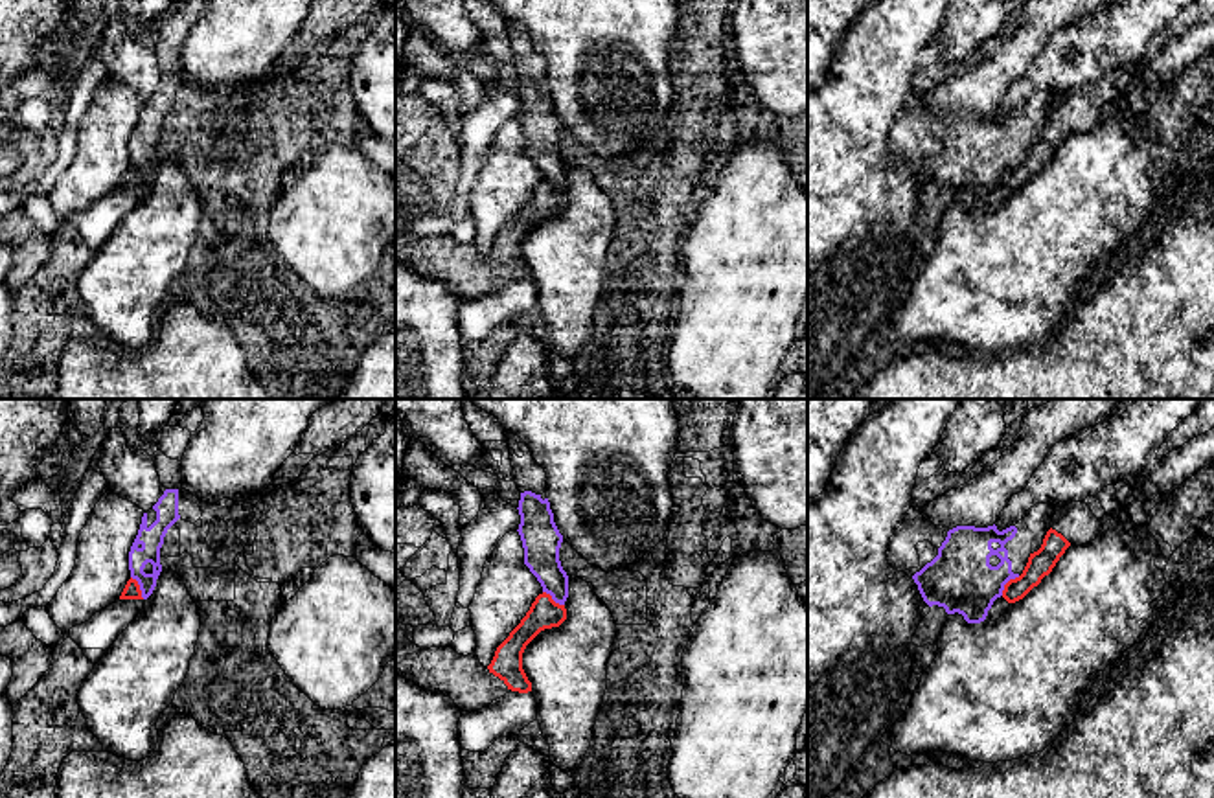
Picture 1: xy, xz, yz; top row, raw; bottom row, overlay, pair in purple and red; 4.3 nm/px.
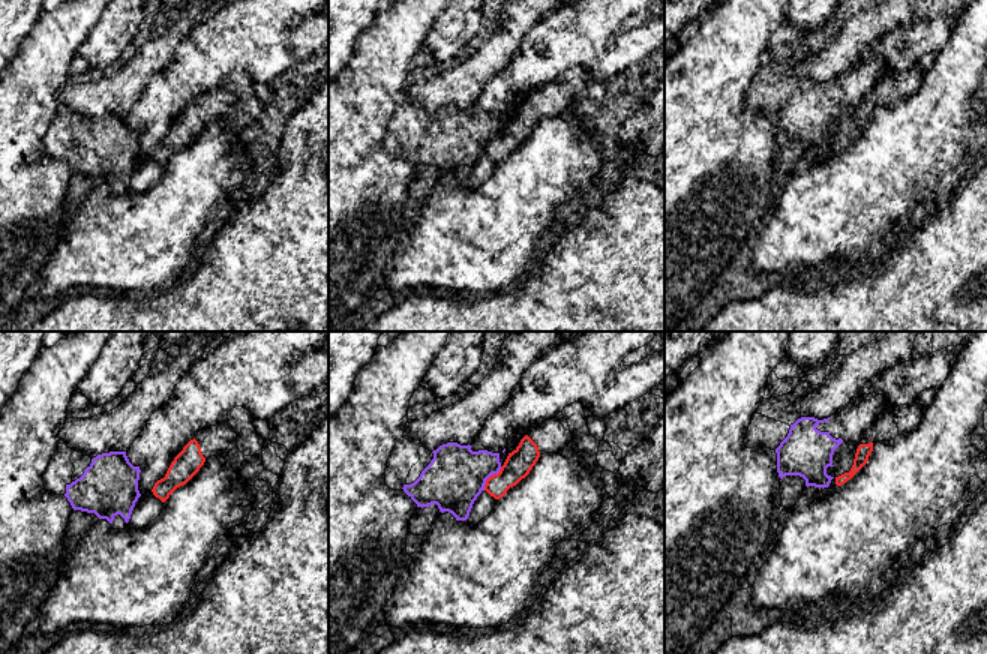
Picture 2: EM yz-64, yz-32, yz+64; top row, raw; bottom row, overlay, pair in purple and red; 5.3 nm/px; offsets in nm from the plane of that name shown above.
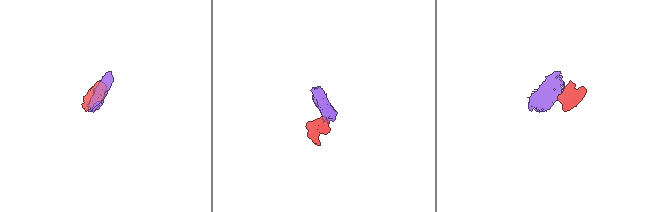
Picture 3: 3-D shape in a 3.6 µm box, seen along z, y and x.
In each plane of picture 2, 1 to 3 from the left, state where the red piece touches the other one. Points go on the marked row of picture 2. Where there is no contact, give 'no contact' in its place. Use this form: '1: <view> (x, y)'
1: no contact
2: yz-32 (489, 476)
3: no contact

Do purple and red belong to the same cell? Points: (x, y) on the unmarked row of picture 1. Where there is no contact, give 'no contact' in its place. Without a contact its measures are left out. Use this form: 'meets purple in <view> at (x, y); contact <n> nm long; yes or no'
meets purple in yz at (1007, 170); contact 120 nm long; no

